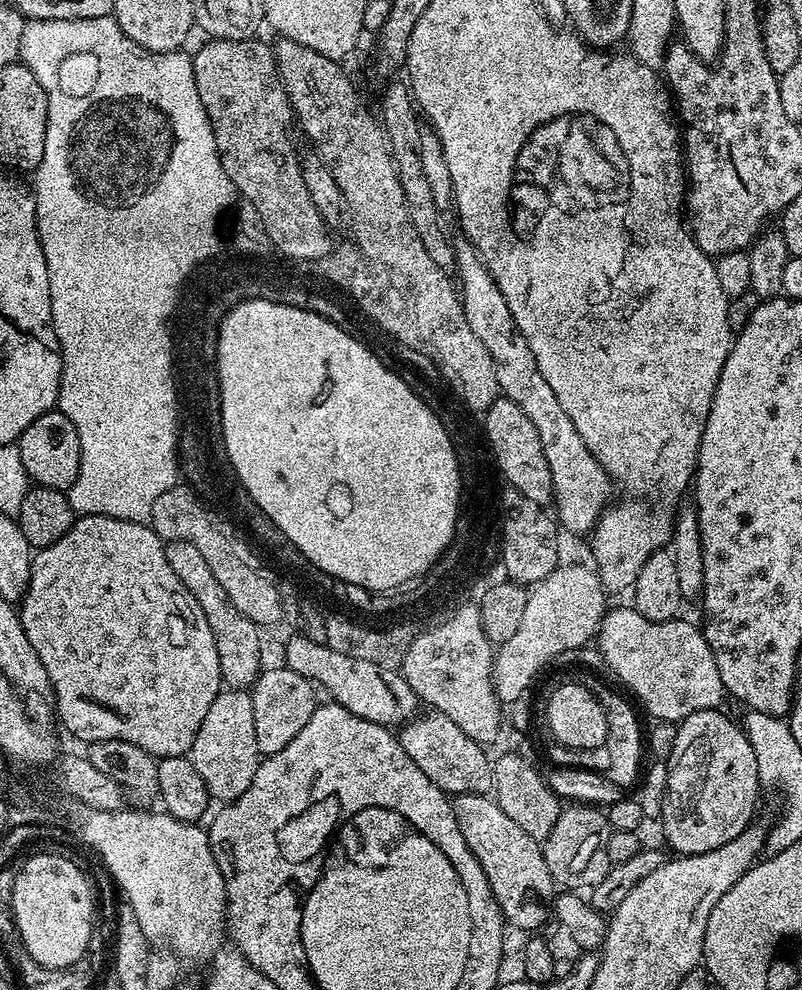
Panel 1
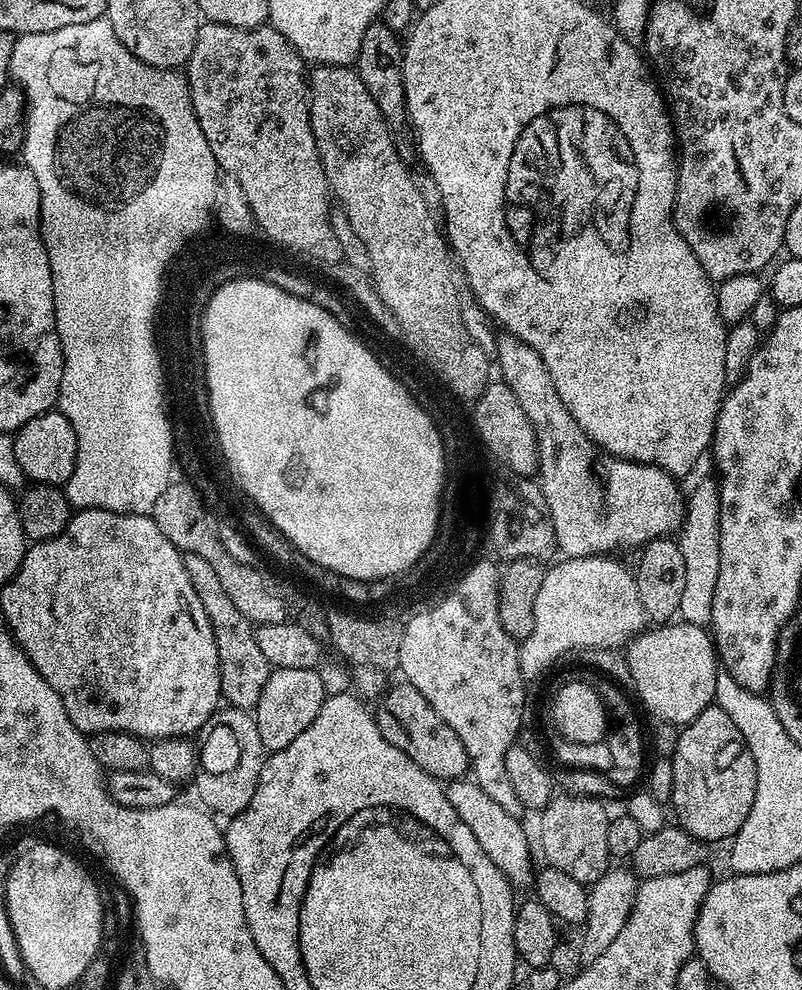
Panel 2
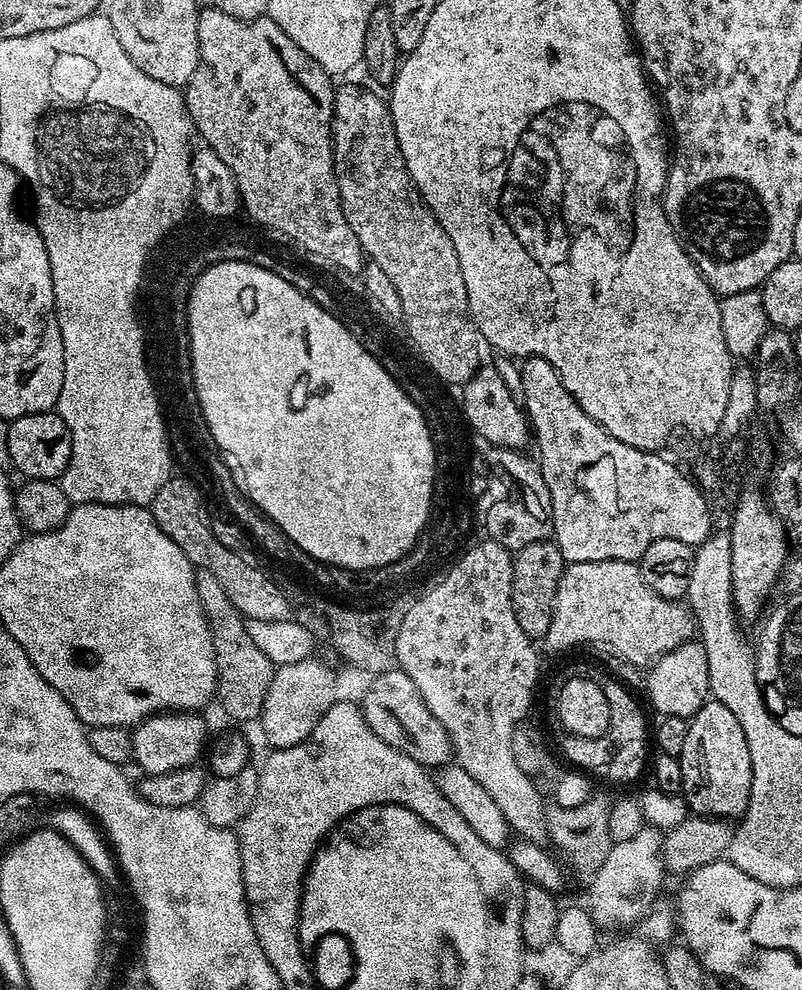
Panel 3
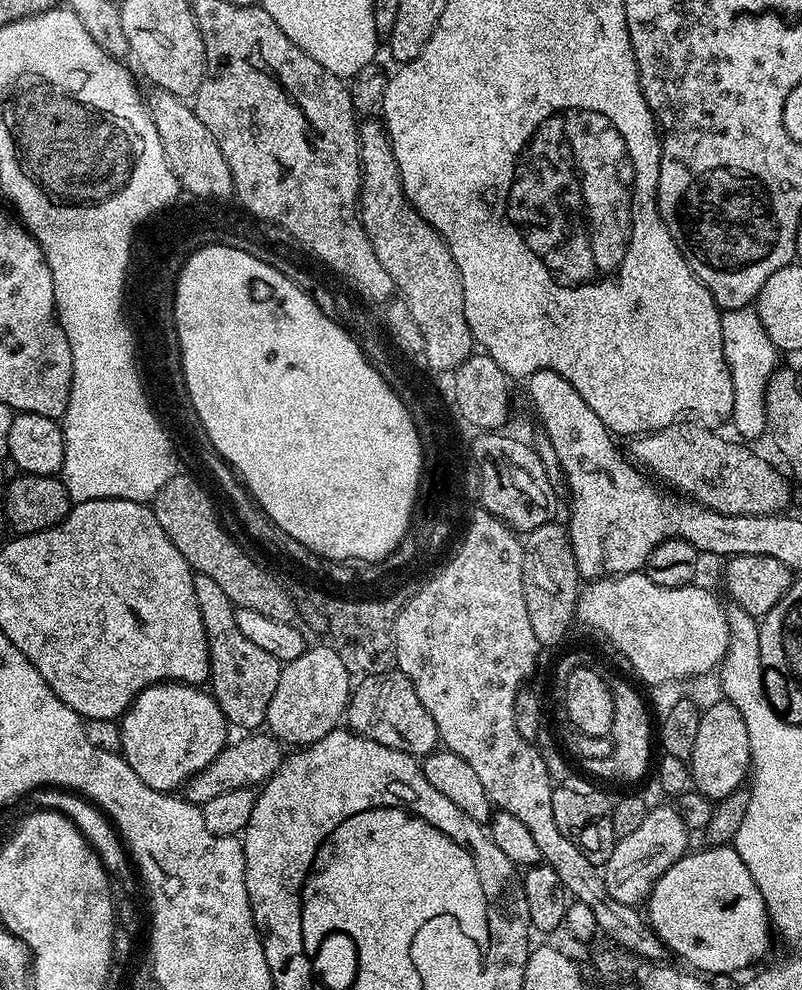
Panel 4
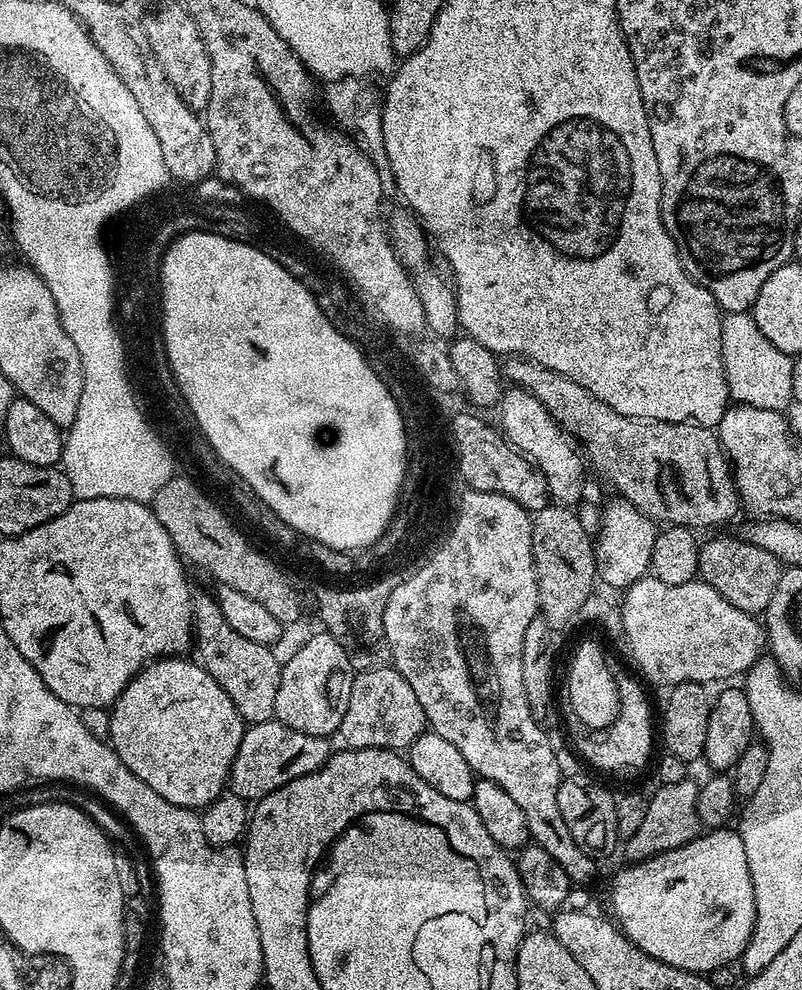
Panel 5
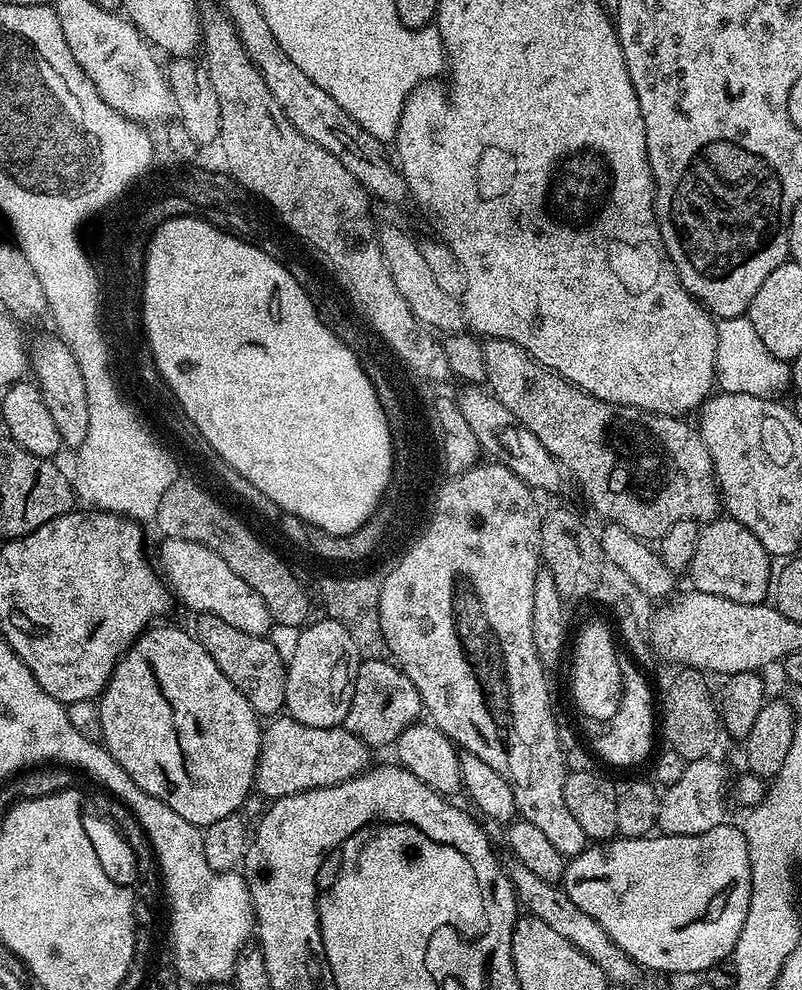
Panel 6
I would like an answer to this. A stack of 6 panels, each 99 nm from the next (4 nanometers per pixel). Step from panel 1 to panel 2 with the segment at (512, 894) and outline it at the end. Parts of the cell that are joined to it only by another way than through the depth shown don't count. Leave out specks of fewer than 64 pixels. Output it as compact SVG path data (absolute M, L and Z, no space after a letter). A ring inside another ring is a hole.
M461 778L450 780L444 784L446 798L450 798L452 812L458 814L466 826L474 833L474 838L478 838L478 846L486 850L486 858L502 870L502 874L514 886L520 886L533 879L534 867L532 868L532 852L528 849L528 836L524 833L524 828L519 823L517 817L506 814L498 802L493 802L488 795L483 792L482 786L478 786L476 781L471 778Z

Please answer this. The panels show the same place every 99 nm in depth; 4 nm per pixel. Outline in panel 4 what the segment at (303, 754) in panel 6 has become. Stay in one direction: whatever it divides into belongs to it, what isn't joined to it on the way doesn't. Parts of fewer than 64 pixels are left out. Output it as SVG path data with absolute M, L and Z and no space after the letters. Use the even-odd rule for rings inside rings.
M260 734L241 735L244 737L237 744L232 742L224 747L214 758L214 762L210 762L210 766L198 770L198 774L184 781L182 785L184 799L203 806L206 802L210 802L210 798L218 798L218 794L226 794L233 788L255 789L269 780L280 769L282 744L271 734L256 735Z

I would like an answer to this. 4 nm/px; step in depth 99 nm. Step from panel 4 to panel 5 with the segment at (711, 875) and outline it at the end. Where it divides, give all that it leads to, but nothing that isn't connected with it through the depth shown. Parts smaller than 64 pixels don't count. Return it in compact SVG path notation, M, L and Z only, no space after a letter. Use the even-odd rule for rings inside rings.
M721 826L705 831L674 850L666 850L649 860L629 863L629 868L620 868L613 874L612 889L608 892L611 915L638 950L678 970L701 974L729 967L743 957L756 925L756 899L742 838L739 831L732 829L731 832L730 829Z

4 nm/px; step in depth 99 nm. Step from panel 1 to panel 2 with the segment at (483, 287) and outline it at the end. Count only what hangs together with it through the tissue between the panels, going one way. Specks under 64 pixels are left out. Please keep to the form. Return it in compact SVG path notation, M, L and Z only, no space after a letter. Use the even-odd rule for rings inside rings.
M500 334L497 340L497 358L495 367L500 367L499 379L510 390L514 390L514 398L518 398L522 411L536 431L538 438L538 458L540 470L538 483L544 496L544 504L548 507L550 522L554 526L556 548L564 551L565 557L602 556L616 554L619 548L639 549L652 540L668 538L684 523L686 496L678 485L677 477L670 475L653 464L640 464L636 460L623 460L621 456L609 456L596 447L596 443L588 437L570 418L570 410L562 406L562 398L558 398L558 390L554 390L554 382L550 382L550 374L538 358L538 350L522 338L514 334Z

